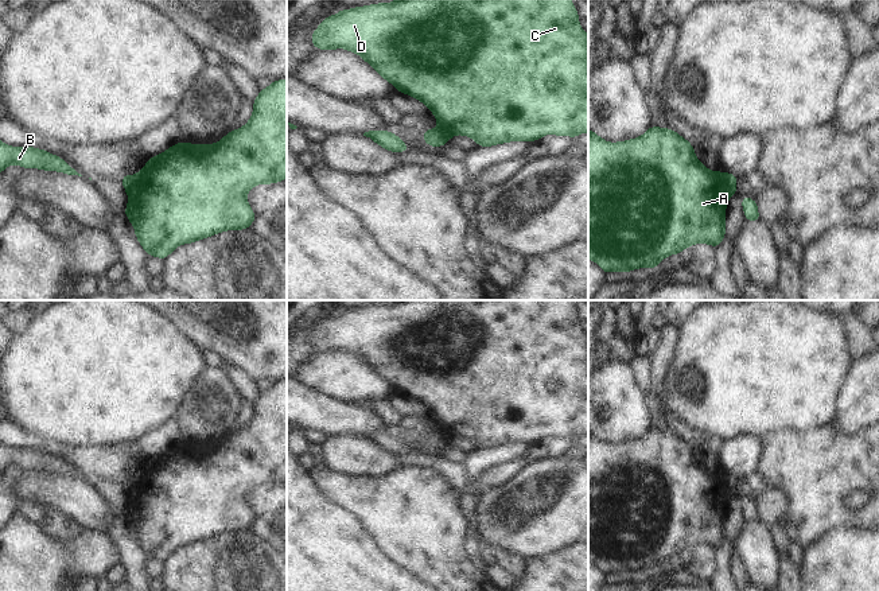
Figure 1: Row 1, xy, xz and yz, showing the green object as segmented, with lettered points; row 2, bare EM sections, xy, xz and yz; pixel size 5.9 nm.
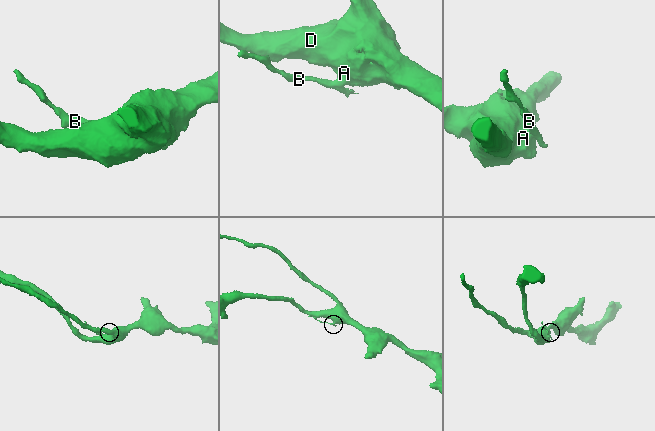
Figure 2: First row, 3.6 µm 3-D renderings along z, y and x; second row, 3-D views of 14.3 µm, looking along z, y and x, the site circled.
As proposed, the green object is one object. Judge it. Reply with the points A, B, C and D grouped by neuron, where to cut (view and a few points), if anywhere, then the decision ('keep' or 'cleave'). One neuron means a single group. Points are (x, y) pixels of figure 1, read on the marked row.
A C D / B; cut in yz along (719, 171), (726, 177), (731, 193); cleave

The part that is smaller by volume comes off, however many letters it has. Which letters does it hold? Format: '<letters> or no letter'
B

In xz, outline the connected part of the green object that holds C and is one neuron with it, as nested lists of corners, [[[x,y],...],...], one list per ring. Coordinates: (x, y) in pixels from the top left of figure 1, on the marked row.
[[[396,0],[394,3],[341,9],[338,13],[324,18],[311,35],[311,43],[318,51],[346,48],[358,54],[398,93],[421,101],[435,114],[446,141],[451,140],[454,135],[463,135],[474,139],[478,147],[493,147],[517,140],[532,143],[548,133],[575,139],[588,132],[587,42],[588,35],[582,30],[579,13],[571,0]]]

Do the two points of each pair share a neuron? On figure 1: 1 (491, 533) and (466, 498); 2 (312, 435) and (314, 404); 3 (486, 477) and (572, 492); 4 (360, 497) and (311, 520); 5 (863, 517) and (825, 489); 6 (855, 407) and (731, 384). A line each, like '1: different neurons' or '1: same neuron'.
1: different neurons
2: different neurons
3: different neurons
4: different neurons
5: same neuron
6: different neurons

